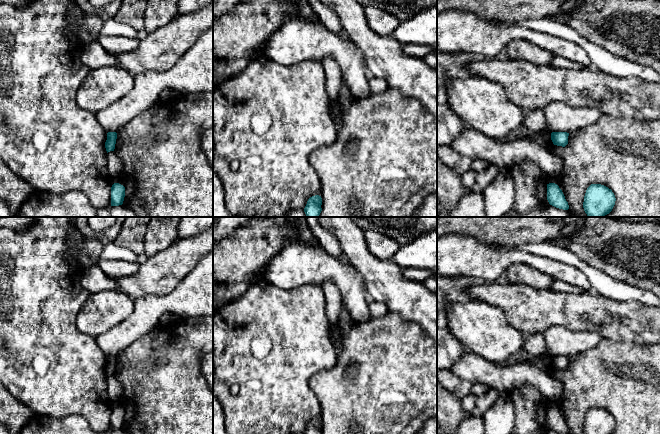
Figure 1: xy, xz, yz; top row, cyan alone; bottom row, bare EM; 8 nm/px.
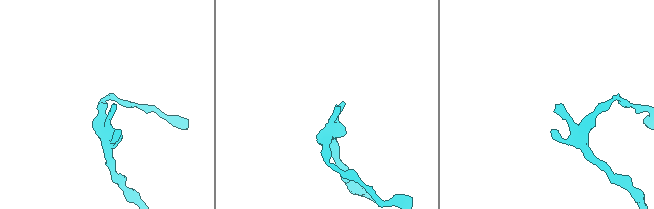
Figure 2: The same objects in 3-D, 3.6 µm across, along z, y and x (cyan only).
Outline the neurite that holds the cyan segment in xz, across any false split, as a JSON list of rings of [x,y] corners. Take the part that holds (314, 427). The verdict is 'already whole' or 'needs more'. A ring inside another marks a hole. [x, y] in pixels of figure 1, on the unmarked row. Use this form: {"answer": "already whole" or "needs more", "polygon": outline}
{"answer": "already whole", "polygon": [[[319,419],[312,420],[308,423],[304,434],[322,434],[322,422]]]}

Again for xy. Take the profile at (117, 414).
{"answer": "already whole", "polygon": [[[114,407],[111,411],[111,430],[123,428],[125,421],[125,411],[119,407]]]}

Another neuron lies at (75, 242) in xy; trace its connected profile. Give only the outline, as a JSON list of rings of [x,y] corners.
[[[73,230],[67,239],[67,247],[83,268],[89,268],[94,262],[88,256],[84,246],[84,236],[77,230]]]

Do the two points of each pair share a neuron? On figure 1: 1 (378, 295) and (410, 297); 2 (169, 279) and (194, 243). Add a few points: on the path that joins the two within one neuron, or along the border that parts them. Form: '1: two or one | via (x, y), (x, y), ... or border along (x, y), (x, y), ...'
1: one | via (386, 295), (402, 296)
2: one | via (169, 270), (186, 252)

